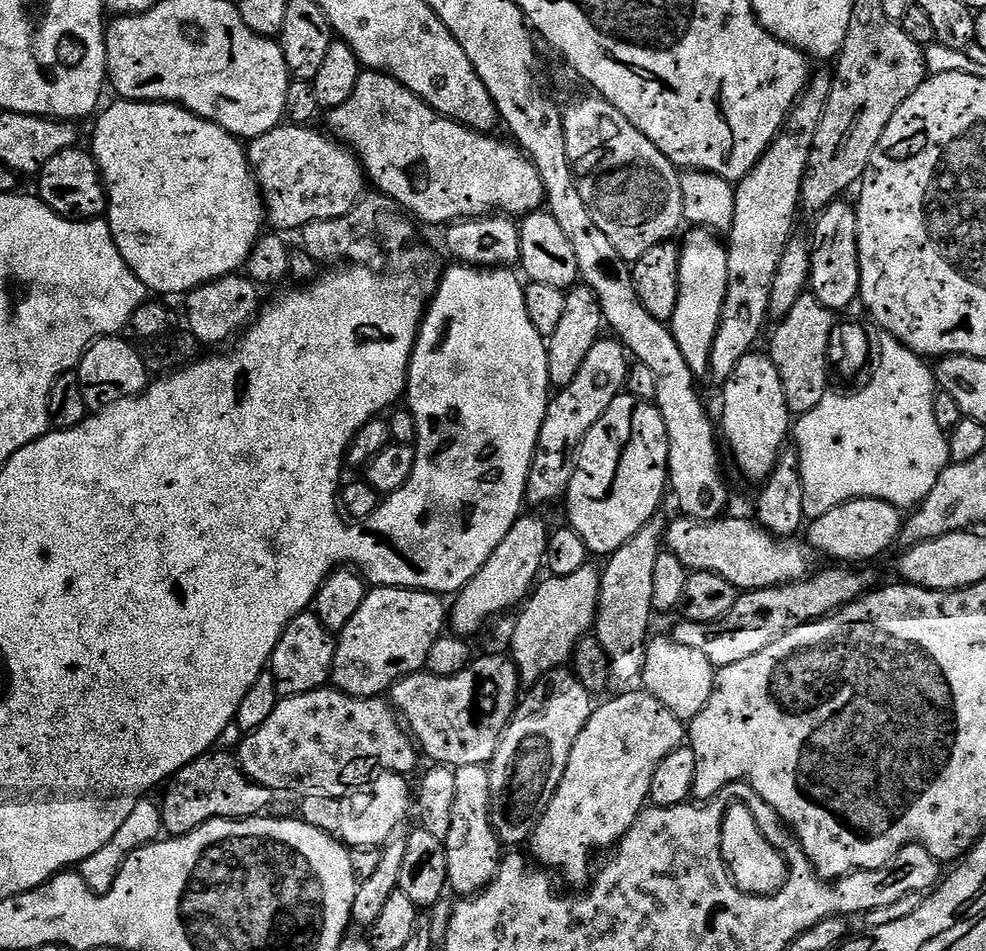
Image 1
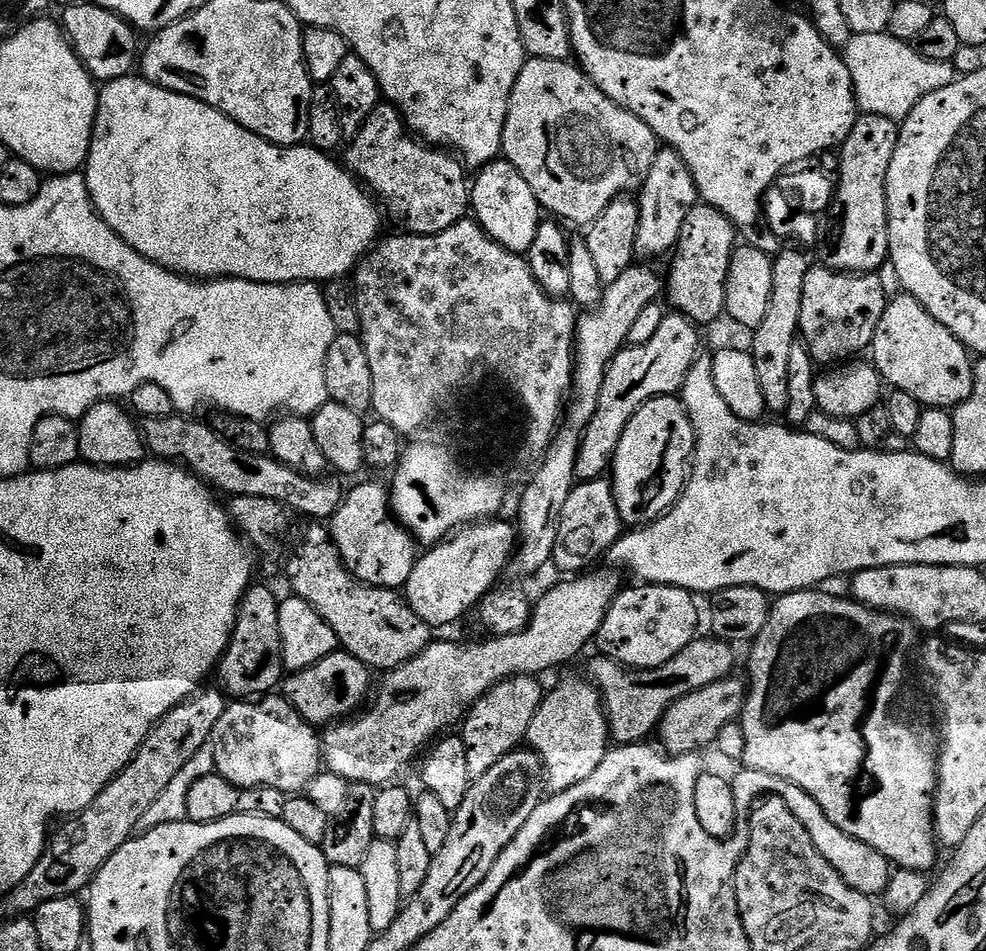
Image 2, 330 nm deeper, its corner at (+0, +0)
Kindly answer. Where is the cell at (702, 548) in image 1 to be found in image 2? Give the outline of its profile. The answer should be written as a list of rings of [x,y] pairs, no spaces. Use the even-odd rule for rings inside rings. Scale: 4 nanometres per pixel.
[[[608,572],[592,575],[561,579],[561,584],[535,601],[532,621],[518,634],[484,638],[481,644],[468,644],[465,648],[437,639],[413,660],[392,669],[381,679],[384,681],[376,701],[375,696],[371,701],[372,709],[370,704],[362,716],[337,722],[325,731],[328,733],[323,733],[323,767],[353,784],[391,785],[395,781],[392,779],[420,751],[423,753],[448,730],[443,728],[450,727],[455,720],[463,721],[468,709],[496,684],[518,676],[536,678],[541,675],[539,672],[570,663],[587,644],[595,641],[613,600],[622,591],[618,577]]]

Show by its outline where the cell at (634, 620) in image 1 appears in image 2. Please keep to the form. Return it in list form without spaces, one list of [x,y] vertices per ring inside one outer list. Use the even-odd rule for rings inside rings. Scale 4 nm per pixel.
[[[564,680],[553,692],[551,689],[538,706],[534,722],[530,722],[526,744],[540,755],[547,787],[553,793],[565,792],[578,786],[578,782],[586,782],[602,766],[602,758],[610,751],[608,714],[600,699],[600,690],[584,680]]]

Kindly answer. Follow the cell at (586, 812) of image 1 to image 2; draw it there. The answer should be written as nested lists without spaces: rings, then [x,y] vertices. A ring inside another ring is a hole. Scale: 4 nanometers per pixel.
[[[729,678],[719,680],[697,692],[691,692],[686,698],[677,700],[660,721],[658,729],[659,743],[665,753],[673,756],[687,756],[699,753],[699,748],[715,745],[719,732],[732,721],[739,721],[744,714],[746,684],[743,679]]]

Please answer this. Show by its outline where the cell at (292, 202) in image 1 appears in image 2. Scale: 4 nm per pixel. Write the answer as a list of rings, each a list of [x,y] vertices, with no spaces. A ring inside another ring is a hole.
[[[380,103],[347,147],[348,153],[342,160],[348,171],[379,201],[389,217],[392,215],[398,223],[408,227],[405,229],[411,235],[433,236],[442,230],[450,230],[450,226],[469,215],[470,176],[467,176],[465,165],[451,151],[429,146],[413,136],[393,104]]]

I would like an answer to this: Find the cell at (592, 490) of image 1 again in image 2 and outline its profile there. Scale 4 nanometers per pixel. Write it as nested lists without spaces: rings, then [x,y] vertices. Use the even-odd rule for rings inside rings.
[[[676,396],[654,398],[630,418],[610,469],[618,514],[629,529],[645,528],[671,512],[690,479],[695,450],[694,426],[686,414],[684,401]]]

